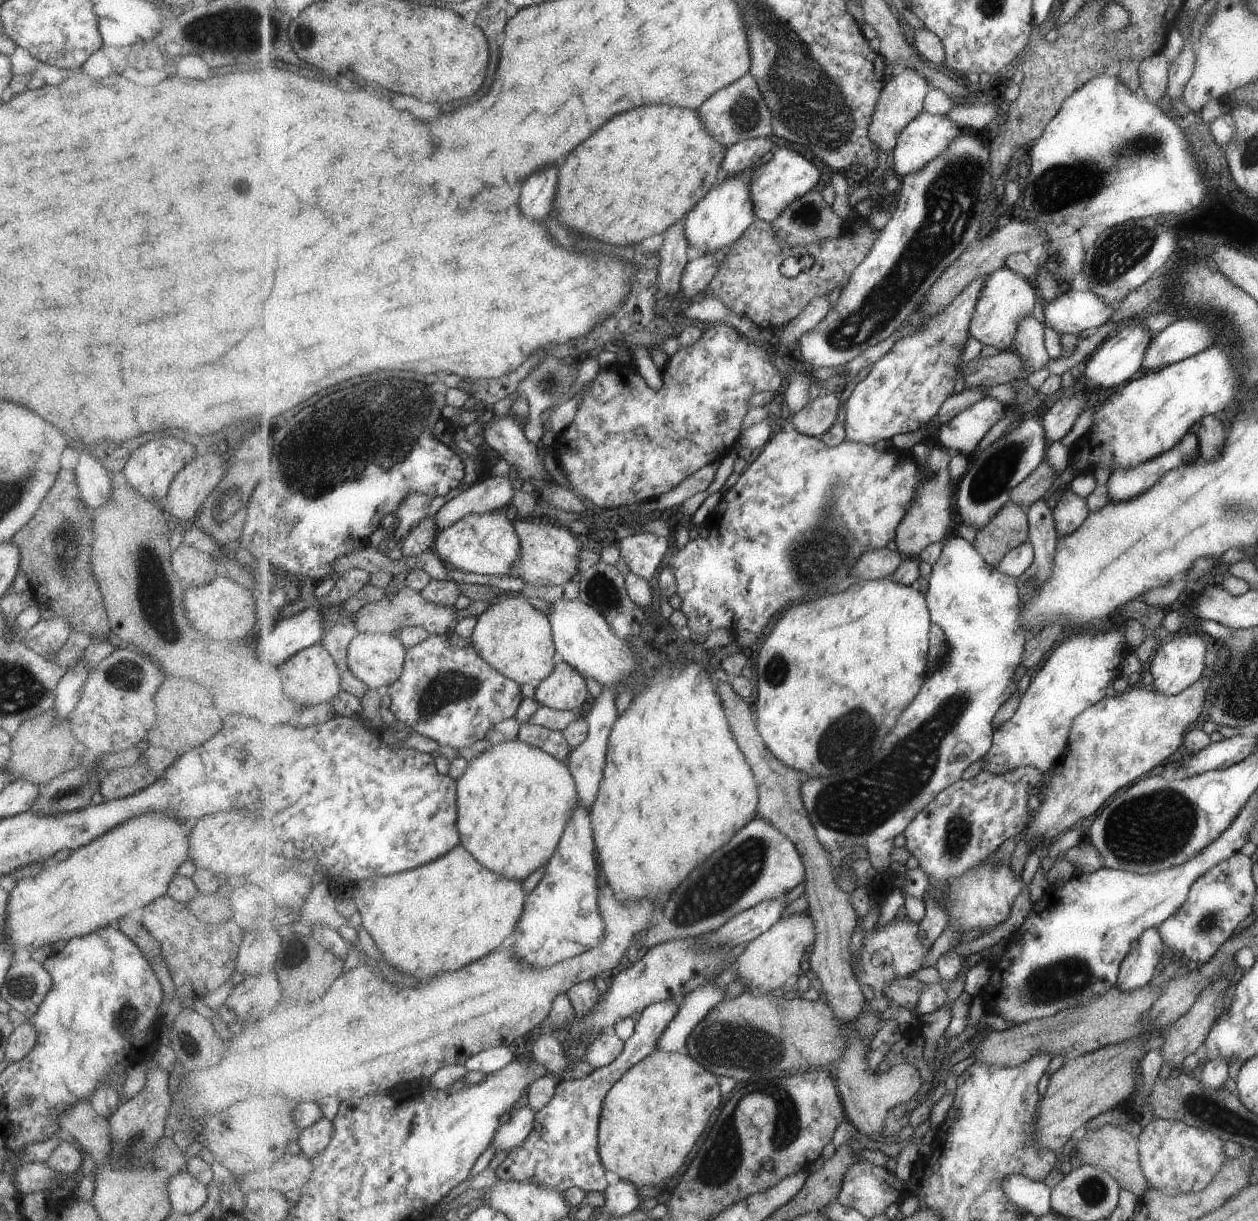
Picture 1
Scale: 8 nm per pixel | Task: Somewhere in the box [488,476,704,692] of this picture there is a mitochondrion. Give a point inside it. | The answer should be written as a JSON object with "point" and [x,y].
{"point":[601,589]}

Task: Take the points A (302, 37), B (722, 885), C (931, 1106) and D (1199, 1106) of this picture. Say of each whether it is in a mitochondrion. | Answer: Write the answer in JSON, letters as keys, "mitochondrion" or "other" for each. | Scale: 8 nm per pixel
{"A":"mitochondrion","B":"mitochondrion","C":"other","D":"mitochondrion"}

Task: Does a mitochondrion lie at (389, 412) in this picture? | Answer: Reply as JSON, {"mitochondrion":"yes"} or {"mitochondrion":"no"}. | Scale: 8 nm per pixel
{"mitochondrion":"yes"}

